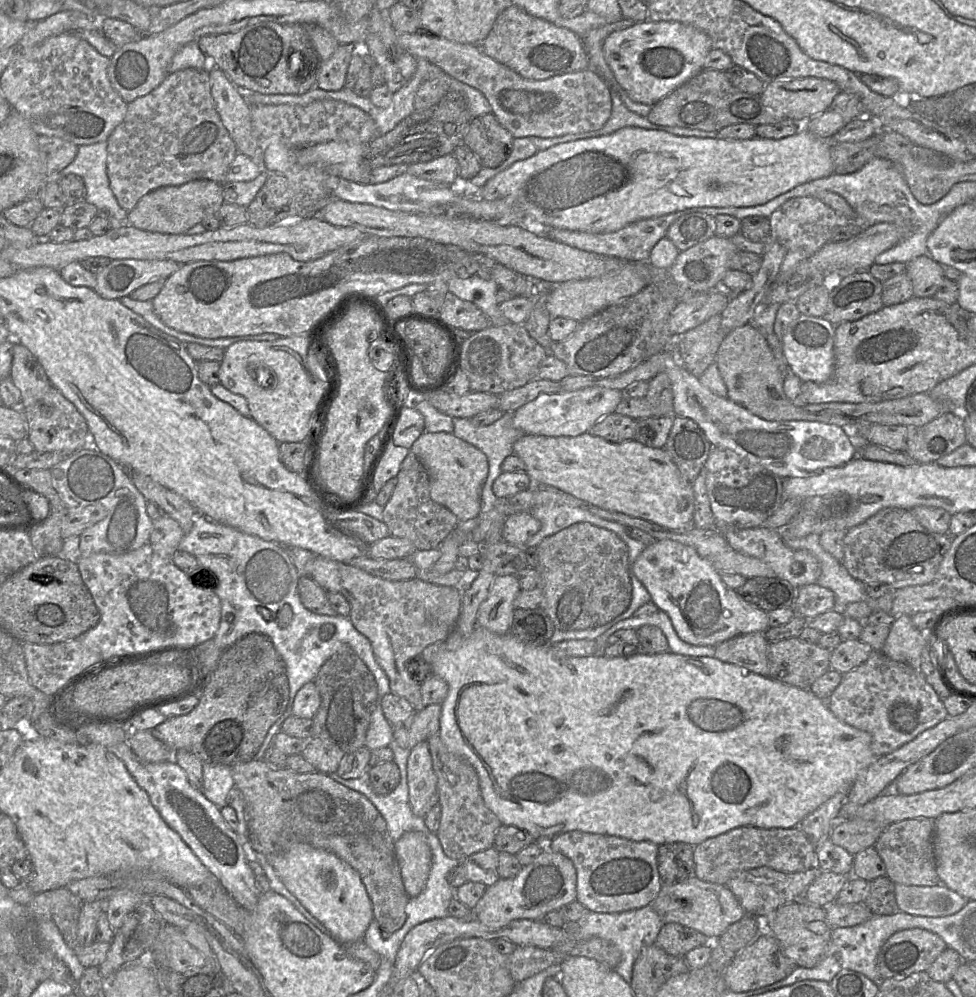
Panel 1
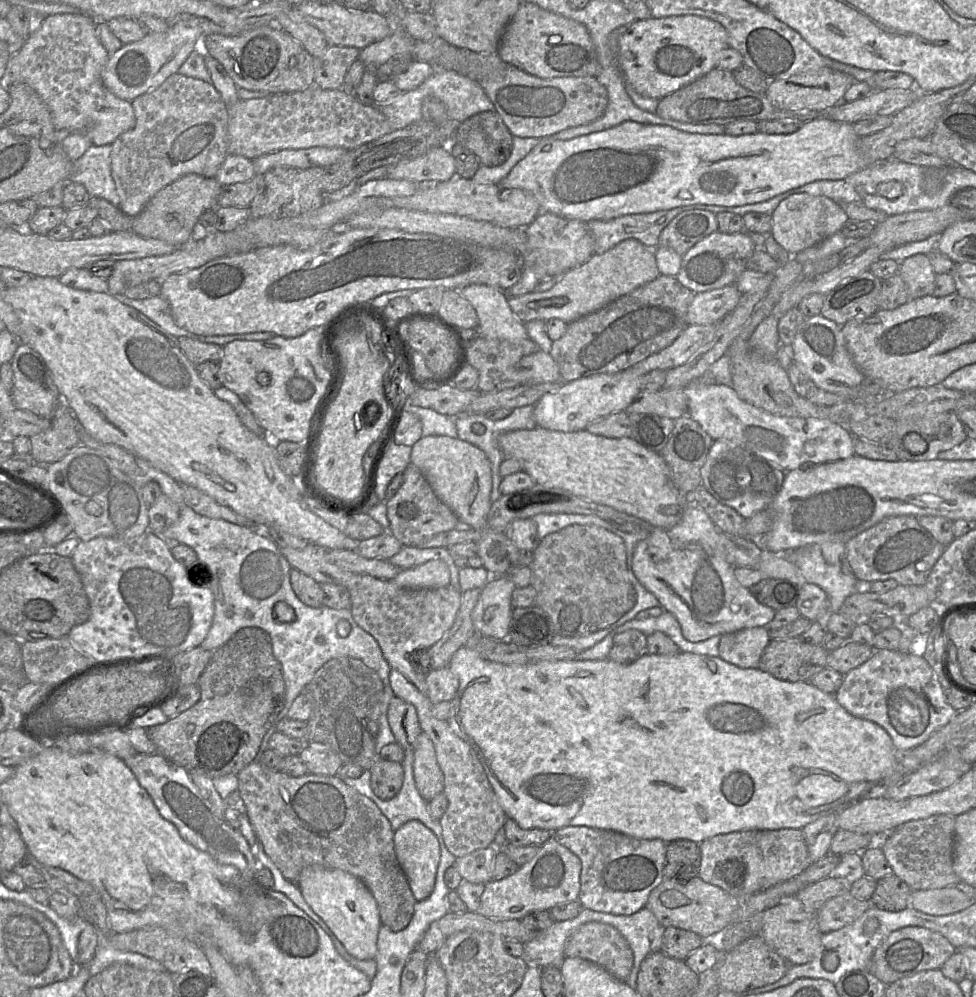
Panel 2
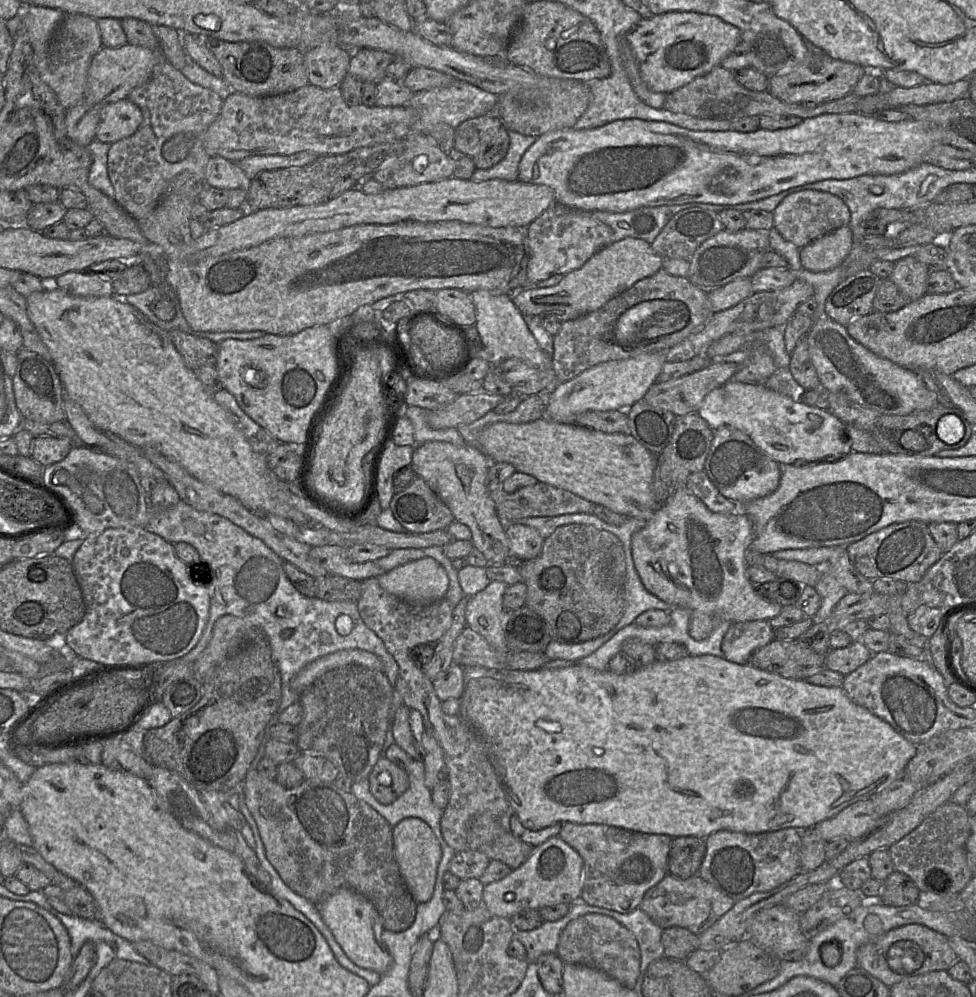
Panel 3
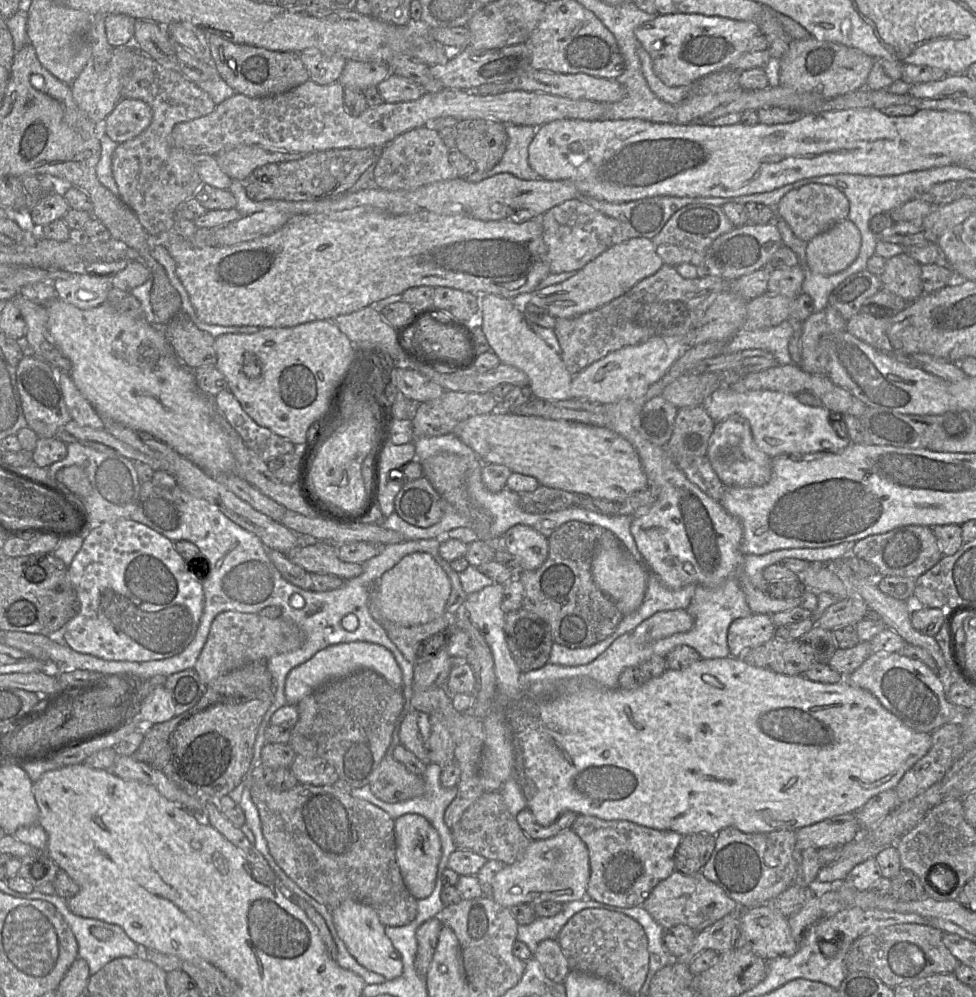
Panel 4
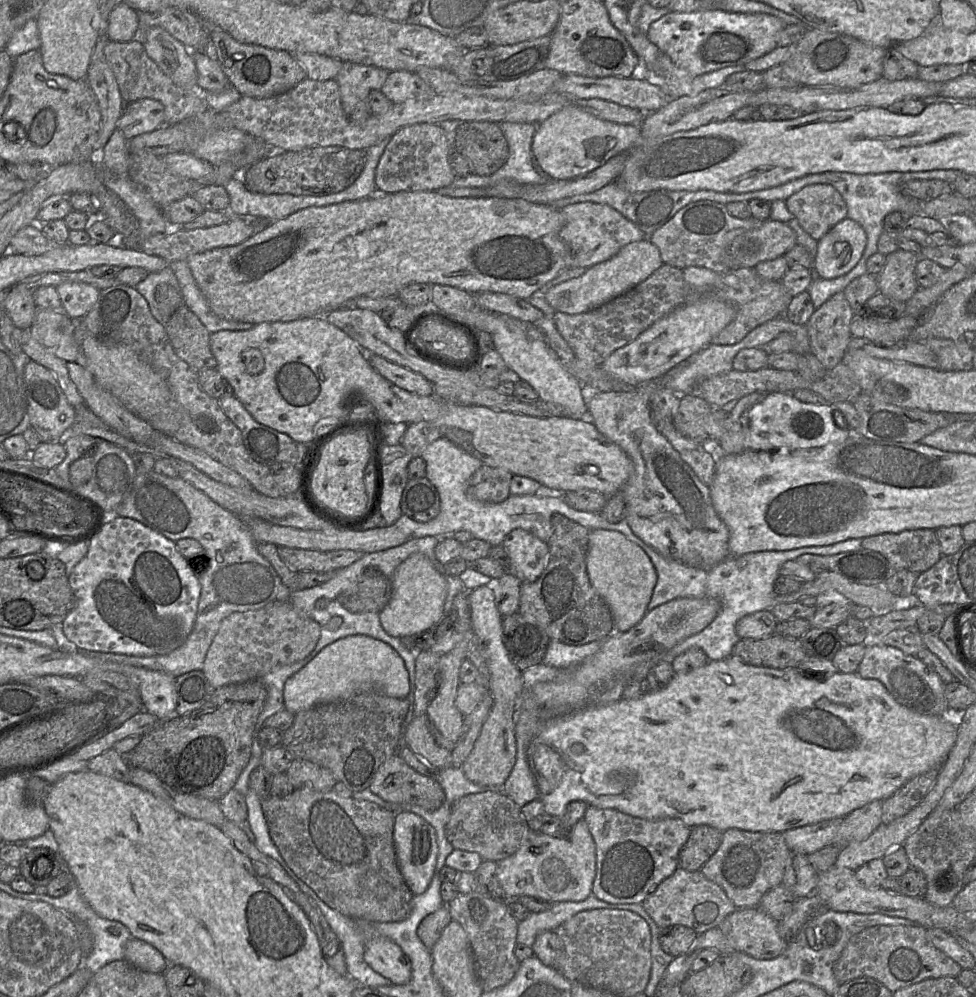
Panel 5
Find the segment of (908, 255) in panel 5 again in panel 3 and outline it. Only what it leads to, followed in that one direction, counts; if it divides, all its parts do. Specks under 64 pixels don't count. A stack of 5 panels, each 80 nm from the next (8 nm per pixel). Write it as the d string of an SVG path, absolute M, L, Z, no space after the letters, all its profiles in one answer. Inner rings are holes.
M907 256L894 263L889 279L909 301L914 301L927 293L929 272L915 256Z

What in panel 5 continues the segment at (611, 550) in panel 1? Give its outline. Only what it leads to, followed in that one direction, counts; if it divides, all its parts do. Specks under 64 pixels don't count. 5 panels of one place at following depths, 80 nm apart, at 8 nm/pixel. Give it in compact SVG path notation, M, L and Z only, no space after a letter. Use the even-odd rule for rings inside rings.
M559 513L551 516L553 533L547 542L549 561L534 582L522 582L518 612L541 626L551 641L582 646L600 641L615 631L611 610L591 585L586 556L590 529Z

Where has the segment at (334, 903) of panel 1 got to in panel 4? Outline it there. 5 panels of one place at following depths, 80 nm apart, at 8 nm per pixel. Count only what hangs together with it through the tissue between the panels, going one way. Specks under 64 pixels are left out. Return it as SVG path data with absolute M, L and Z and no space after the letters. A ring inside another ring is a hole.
M349 899L334 908L331 913L339 938L361 966L382 975L386 980L401 976L403 972L401 956L386 936L385 926L380 922L378 914L372 907Z

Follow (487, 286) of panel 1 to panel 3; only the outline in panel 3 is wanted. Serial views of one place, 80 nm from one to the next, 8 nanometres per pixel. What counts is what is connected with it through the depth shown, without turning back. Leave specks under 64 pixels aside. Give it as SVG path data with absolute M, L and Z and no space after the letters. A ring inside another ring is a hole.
M476 290L470 294L476 310L475 327L482 344L487 351L489 368L492 363L499 363L508 358L518 358L541 372L553 370L553 360L538 344L525 323L523 314L514 305L511 296L488 290Z

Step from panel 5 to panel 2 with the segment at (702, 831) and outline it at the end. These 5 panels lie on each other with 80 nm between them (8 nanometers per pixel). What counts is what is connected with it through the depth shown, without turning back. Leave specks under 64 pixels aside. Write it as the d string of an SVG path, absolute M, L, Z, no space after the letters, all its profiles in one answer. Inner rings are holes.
M686 839L666 844L663 876L684 884L698 874L700 851L696 842Z

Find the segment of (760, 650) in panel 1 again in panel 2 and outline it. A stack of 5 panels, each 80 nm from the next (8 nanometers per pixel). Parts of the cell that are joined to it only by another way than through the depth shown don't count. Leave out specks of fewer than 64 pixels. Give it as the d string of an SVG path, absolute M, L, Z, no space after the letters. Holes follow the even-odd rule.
M766 626L727 633L719 642L718 656L740 668L758 668L761 655L770 641L770 629Z

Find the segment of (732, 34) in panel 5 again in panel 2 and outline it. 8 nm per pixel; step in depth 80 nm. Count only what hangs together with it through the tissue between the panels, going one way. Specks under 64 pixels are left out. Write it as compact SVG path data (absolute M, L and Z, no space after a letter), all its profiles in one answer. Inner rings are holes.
M695 15L636 20L620 34L617 63L624 80L638 94L661 99L715 68L715 57L728 48L728 34L718 22Z

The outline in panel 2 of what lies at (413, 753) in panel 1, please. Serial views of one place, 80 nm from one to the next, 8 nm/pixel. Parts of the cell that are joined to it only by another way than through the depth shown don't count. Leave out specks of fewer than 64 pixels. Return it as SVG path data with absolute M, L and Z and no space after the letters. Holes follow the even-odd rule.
M423 732L418 736L414 750L413 774L416 788L427 803L443 792L444 775L437 762L434 745Z

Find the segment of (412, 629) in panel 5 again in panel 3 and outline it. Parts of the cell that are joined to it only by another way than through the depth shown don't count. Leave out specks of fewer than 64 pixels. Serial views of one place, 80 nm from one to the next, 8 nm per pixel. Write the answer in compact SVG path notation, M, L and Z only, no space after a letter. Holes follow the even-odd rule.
M432 557L400 565L378 577L381 587L391 595L417 607L445 598L449 577Z

